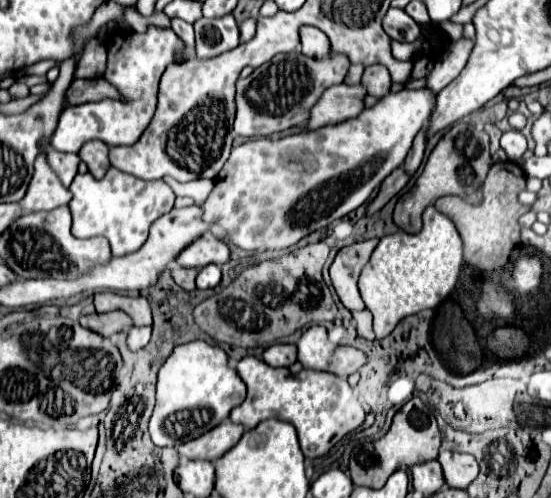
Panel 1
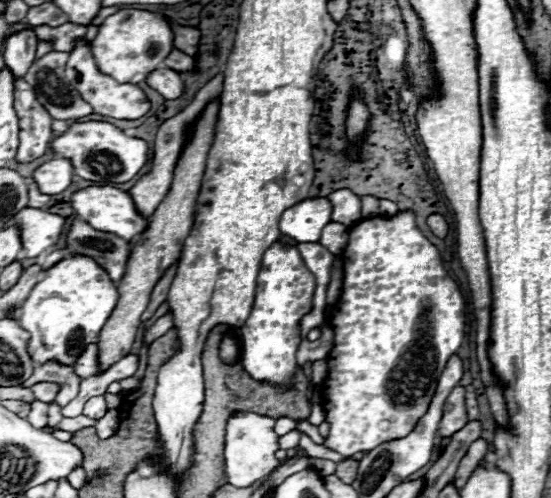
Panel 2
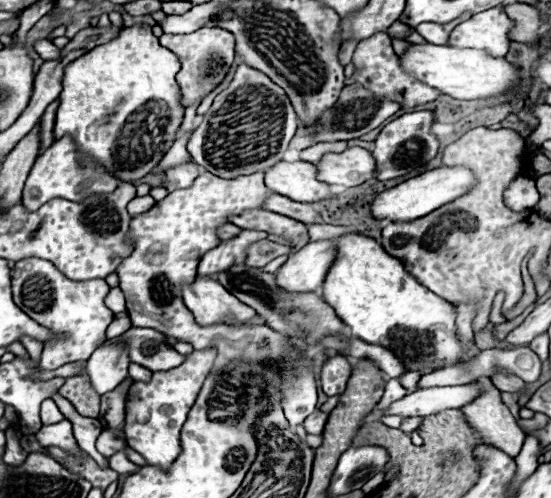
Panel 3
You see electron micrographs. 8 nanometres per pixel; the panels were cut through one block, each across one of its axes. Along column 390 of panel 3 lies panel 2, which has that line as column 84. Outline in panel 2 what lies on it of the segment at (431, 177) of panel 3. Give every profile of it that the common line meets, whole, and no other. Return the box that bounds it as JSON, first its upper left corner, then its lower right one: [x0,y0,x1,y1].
[70,186,146,240]

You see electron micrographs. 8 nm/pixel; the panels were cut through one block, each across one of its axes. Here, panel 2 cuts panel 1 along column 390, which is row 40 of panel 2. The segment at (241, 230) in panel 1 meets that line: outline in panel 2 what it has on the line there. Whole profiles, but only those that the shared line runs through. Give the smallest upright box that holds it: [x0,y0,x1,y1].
[92,10,174,82]

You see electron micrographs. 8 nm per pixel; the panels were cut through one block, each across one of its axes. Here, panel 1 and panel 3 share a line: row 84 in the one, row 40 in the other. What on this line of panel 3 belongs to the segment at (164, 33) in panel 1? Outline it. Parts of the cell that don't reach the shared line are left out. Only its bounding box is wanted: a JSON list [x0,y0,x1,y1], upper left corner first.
[54,26,184,184]

